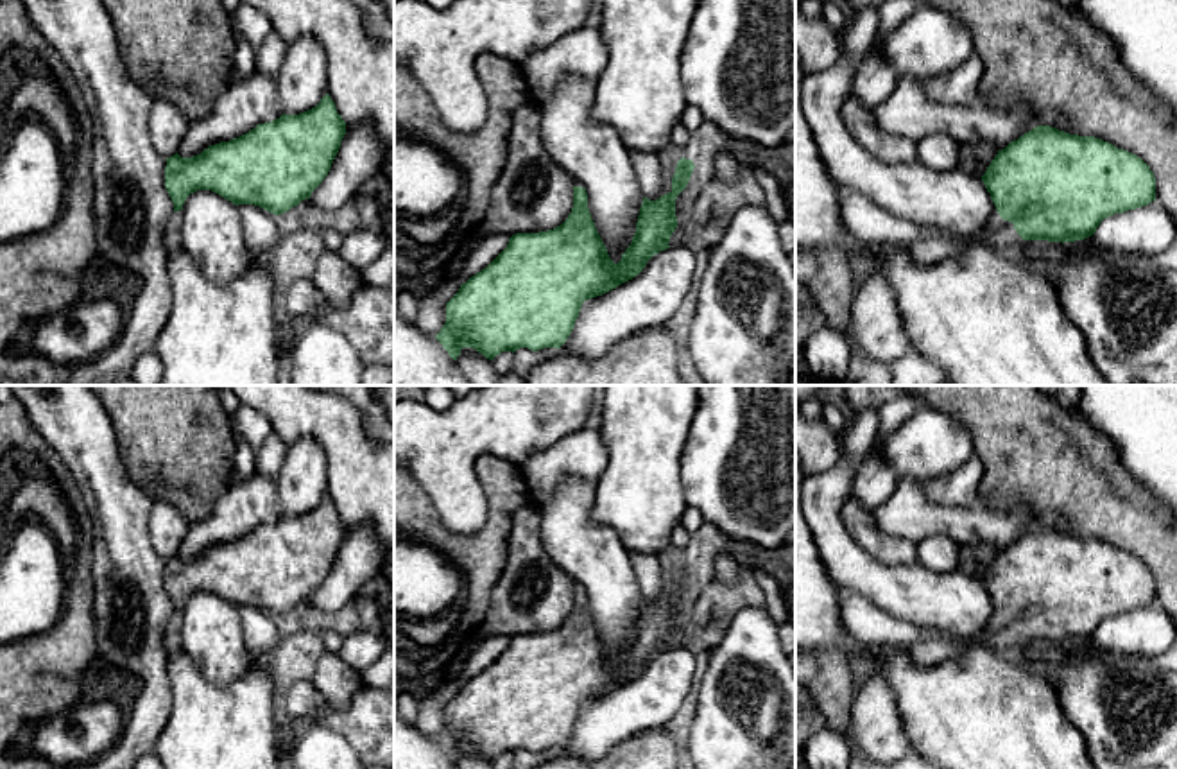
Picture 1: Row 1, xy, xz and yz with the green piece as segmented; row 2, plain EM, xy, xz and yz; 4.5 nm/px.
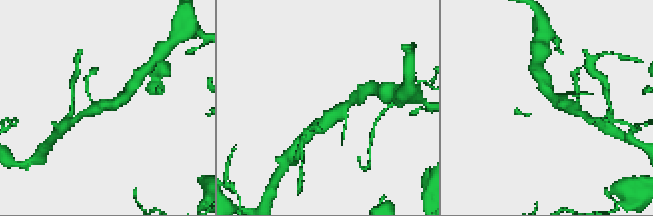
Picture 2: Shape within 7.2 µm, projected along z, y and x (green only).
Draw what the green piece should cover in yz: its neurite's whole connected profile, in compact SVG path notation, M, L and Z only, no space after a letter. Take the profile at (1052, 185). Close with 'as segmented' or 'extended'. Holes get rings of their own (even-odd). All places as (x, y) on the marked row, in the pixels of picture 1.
M1050 125L998 151L982 181L996 206L989 222L971 237L923 235L906 246L915 265L955 258L973 242L1005 251L1019 238L1084 240L1104 219L1156 201L1156 177L1141 158Z; extended

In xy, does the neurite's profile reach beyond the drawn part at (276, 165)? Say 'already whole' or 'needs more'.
needs more

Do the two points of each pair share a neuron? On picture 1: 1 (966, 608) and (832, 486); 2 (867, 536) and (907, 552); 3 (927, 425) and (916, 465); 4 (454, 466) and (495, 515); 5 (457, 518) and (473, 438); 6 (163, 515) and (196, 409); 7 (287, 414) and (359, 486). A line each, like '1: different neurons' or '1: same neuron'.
1: same neuron
2: same neuron
3: same neuron
4: different neurons
5: same neuron
6: different neurons
7: same neuron

